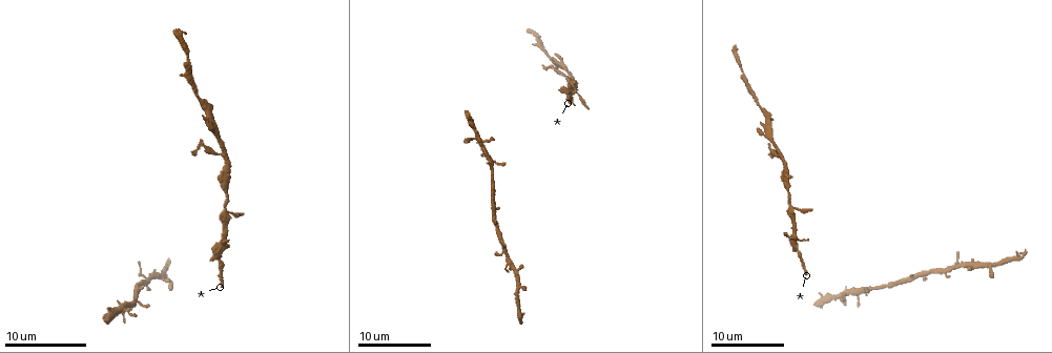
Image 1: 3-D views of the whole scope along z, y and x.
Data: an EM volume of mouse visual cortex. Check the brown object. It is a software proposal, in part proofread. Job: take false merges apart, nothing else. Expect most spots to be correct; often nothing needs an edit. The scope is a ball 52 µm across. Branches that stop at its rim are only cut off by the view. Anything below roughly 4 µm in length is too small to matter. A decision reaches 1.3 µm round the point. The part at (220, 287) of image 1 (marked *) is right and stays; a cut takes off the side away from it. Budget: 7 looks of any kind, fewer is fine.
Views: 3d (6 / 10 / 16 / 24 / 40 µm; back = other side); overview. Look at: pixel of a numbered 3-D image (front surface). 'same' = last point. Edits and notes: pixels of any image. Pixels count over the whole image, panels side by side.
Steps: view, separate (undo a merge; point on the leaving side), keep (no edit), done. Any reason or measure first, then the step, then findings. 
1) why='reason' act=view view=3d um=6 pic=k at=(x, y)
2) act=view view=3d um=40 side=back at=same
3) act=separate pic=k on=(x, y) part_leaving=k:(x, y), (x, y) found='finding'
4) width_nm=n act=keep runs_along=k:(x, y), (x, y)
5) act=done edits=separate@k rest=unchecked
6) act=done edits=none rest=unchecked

act=view view=3d um=6 pic=1 at=(786, 187)

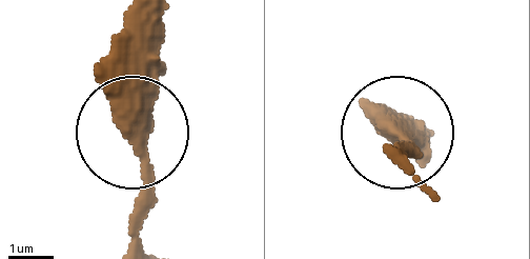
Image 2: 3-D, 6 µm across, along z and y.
act=keep runs_along=2:(136, 247), (143, 157), (133, 21) found='one neuron here'

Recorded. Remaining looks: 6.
why='branch point' act=view view=3d um=6 pic=1 at=(220, 152)

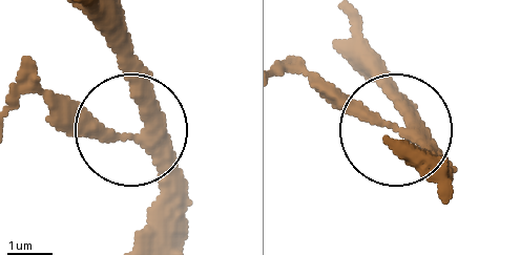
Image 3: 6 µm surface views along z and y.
width_nm=300 act=keep runs_along=3:(167, 240), (156, 161), (20, 93) found='all the same neuron'

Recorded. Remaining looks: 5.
why='calibre changes' act=view view=3d um=6 pic=1 at=(205, 103)

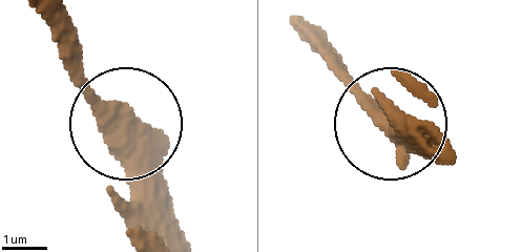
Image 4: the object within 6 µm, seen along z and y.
why='other side' act=view view=3d um=6 side=back pic=4 at=(117, 114)

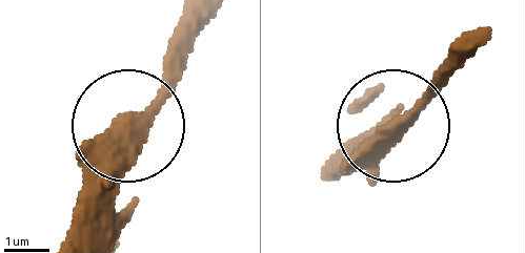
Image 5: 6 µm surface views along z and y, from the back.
act=keep found='all the same neuron'

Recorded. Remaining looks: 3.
act=done edits=none rest=unchecked

